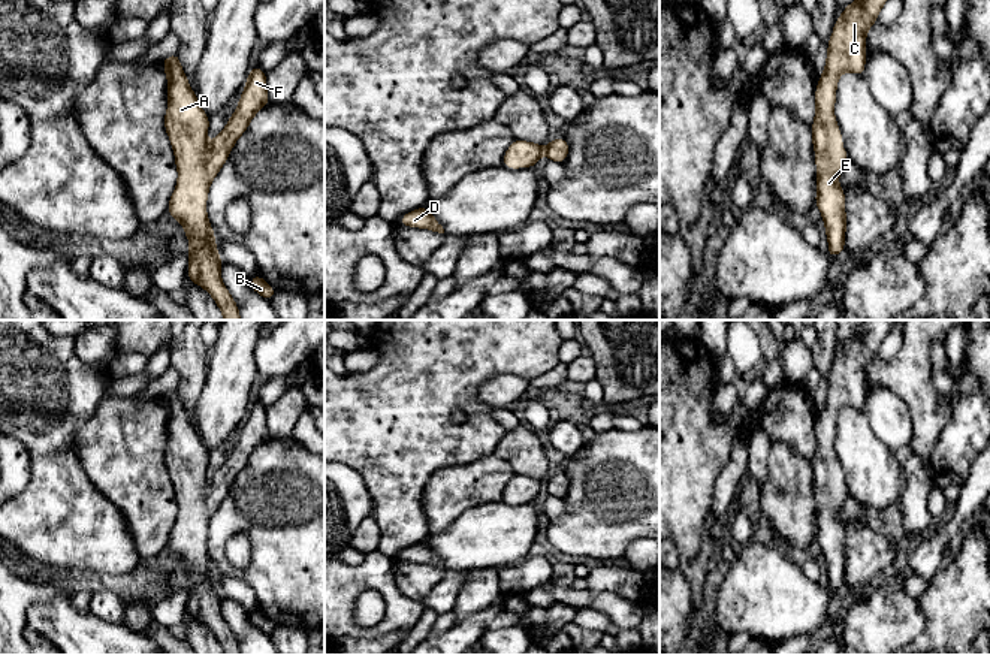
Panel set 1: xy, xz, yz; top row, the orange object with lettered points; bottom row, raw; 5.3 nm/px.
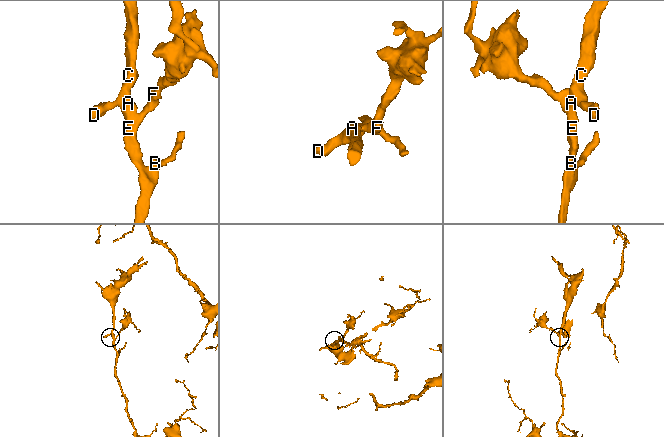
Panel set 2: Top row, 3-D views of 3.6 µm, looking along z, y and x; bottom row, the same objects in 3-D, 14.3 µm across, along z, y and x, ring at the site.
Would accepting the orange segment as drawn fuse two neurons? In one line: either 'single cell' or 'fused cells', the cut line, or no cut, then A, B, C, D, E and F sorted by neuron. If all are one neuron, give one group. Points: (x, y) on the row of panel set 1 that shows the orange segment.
single cell; cut none; groups A B C D E F

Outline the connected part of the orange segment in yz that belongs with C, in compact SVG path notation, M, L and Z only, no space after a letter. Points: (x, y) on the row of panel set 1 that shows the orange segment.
M855 0L849 3L834 21L828 39L827 60L815 90L815 118L812 123L812 144L817 164L815 203L825 224L828 259L845 250L845 191L837 179L848 163L842 145L842 133L836 124L834 102L837 79L843 72L854 72L860 78L866 64L866 33L878 19L887 0Z

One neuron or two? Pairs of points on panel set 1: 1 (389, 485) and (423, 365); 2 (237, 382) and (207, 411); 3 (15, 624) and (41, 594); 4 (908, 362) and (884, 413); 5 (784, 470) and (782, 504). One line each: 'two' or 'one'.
1: one
2: one
3: one
4: two
5: one

